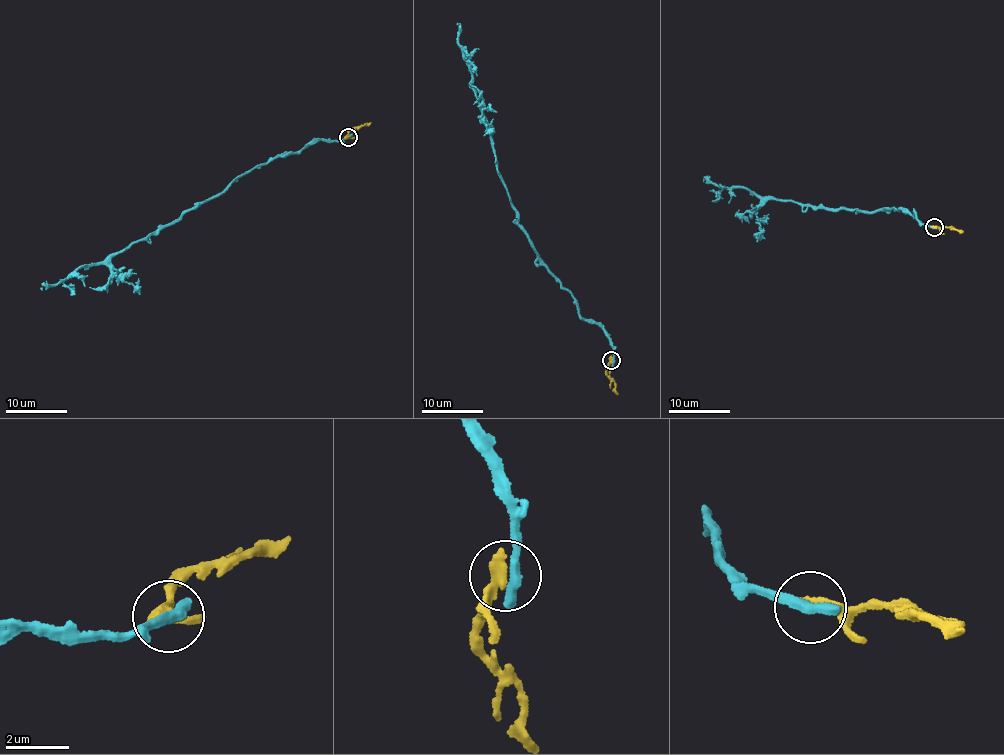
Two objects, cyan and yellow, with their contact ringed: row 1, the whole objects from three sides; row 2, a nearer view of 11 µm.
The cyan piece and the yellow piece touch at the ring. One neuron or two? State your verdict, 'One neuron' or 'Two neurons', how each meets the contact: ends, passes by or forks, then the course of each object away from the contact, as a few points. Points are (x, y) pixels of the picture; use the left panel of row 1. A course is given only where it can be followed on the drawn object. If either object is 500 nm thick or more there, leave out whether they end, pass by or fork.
Two neurons. At the ring cyan ends. At the ring yellow ends. Course of cyan: (348, 138), (316, 140), (273, 157), (156, 232), (107, 260), (41, 285), (42, 290). Course of yellow: (347, 137), (352, 129), (371, 122)

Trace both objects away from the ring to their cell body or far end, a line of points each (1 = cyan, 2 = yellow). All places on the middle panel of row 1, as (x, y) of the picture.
1: (612, 360), (613, 346), (580, 315), (518, 223), (458, 24)
2: (611, 360), (607, 375), (615, 383), (617, 395)

